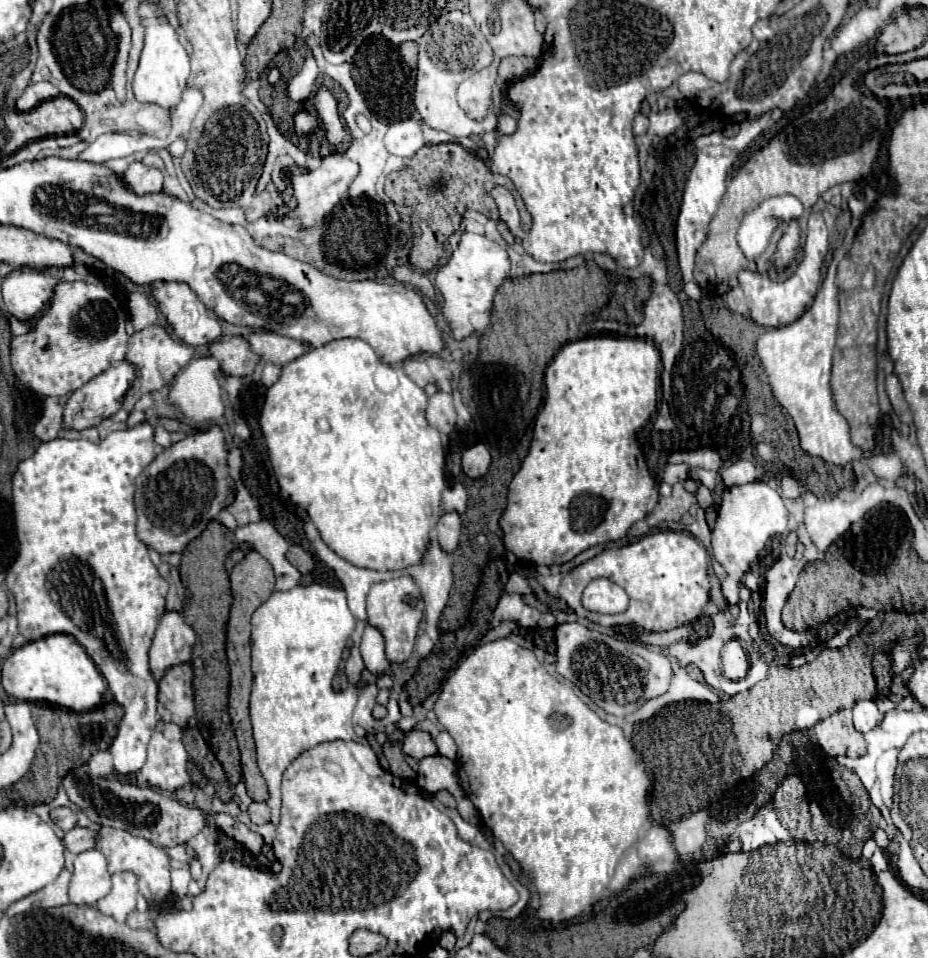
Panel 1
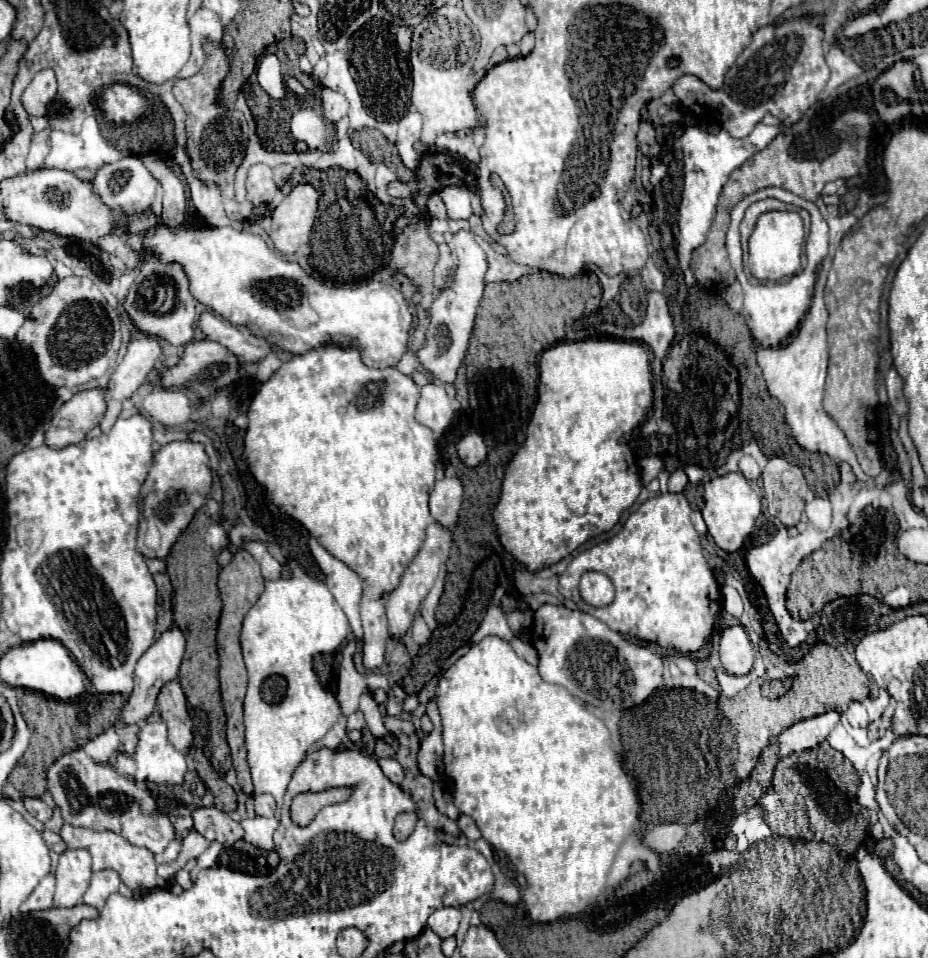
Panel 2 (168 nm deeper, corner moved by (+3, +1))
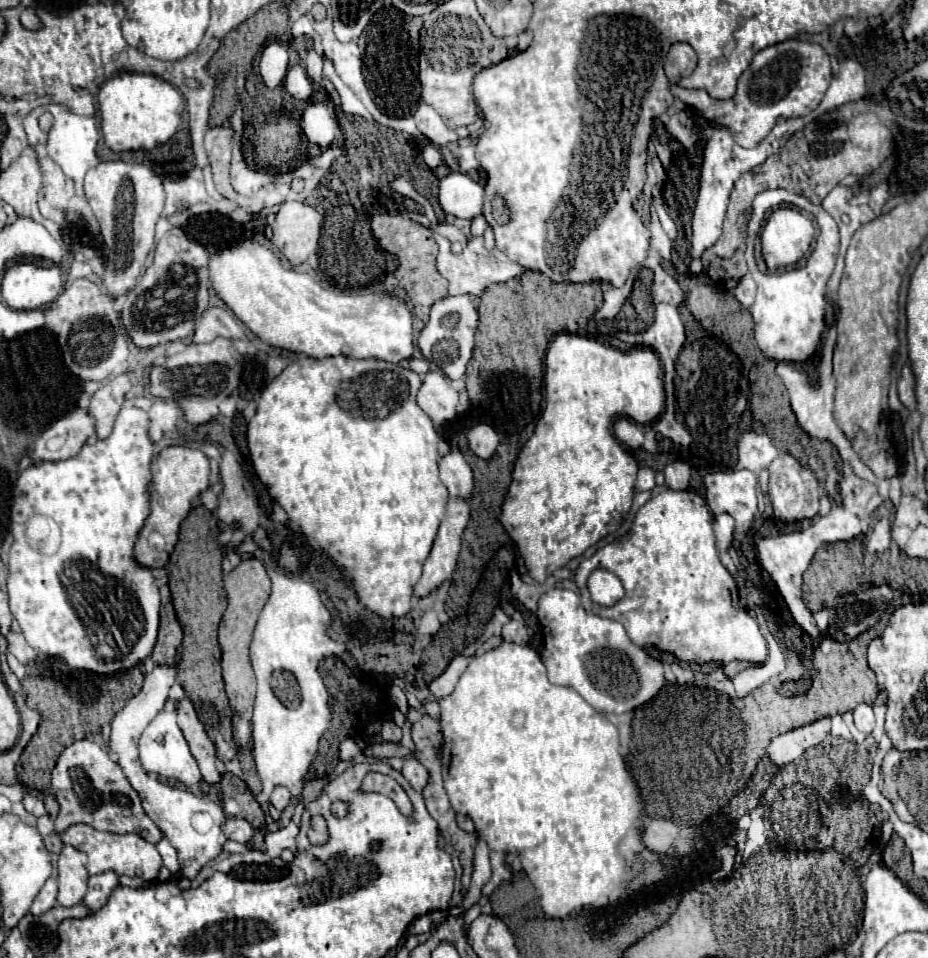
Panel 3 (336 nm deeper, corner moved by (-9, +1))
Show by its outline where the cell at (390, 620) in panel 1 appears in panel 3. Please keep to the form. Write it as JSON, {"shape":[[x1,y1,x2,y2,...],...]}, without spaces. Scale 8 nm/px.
{"shape":[[450,498,432,552,424,562,422,578,414,586,414,596,424,598,430,592,434,592,444,580,450,580,460,554,462,532,468,524,468,518,470,518,470,504,464,502,462,498]]}

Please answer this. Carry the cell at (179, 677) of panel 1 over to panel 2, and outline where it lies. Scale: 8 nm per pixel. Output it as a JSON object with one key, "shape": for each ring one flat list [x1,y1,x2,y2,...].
{"shape":[[176,680,168,682,158,694,158,712,162,720,168,724,168,740,180,752,188,752,192,748,192,720,186,710,186,698]]}

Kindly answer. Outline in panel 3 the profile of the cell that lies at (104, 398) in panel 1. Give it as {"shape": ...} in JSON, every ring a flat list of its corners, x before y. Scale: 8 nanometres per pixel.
{"shape":[[78,408,68,416,56,420,44,434,36,440,32,448,34,462,40,460,64,460,80,452,80,448,94,436,94,418,86,408]]}

